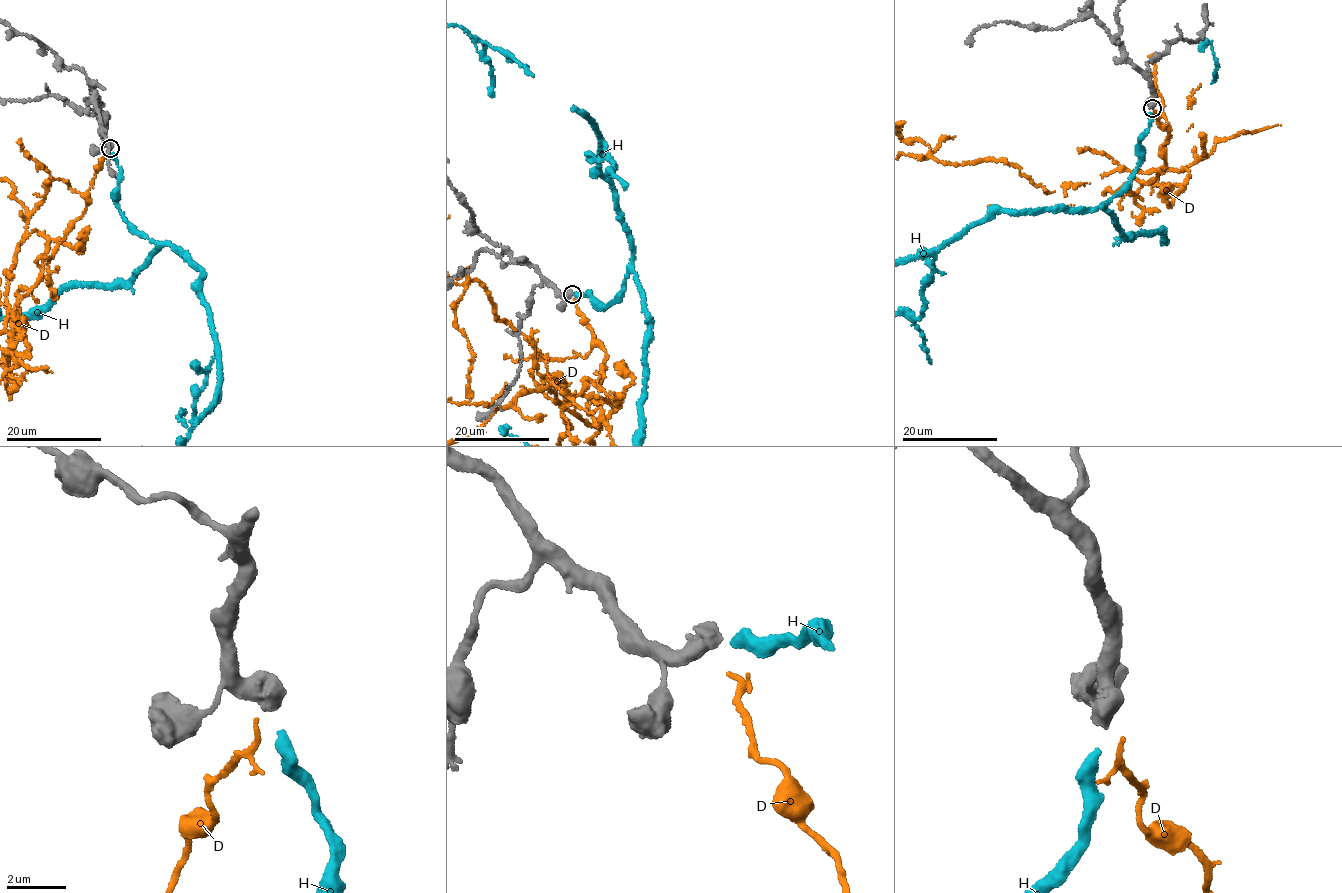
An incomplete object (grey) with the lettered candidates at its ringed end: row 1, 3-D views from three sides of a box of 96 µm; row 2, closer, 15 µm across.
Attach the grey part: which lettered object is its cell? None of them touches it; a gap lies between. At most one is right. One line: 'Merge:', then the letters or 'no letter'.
Merge: H

